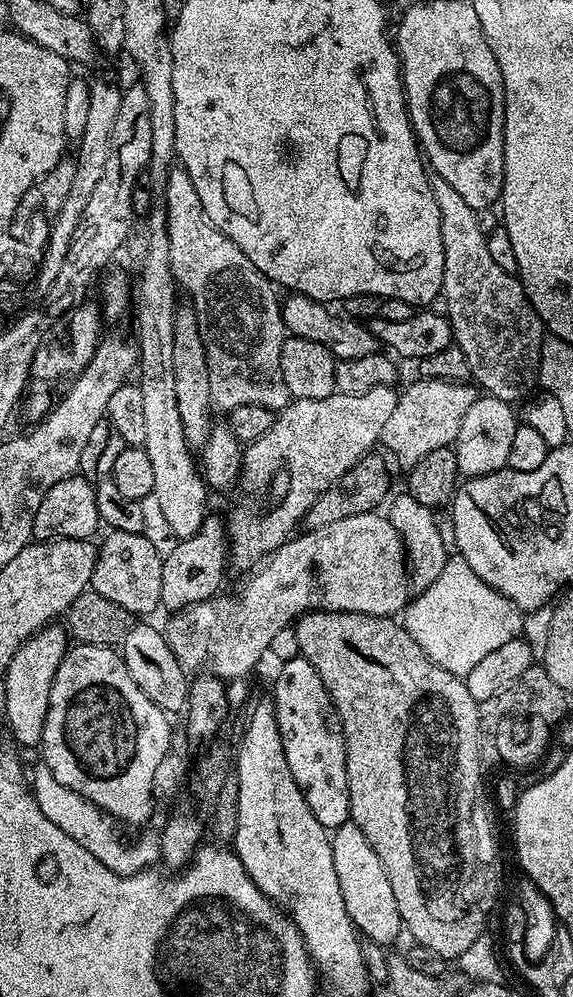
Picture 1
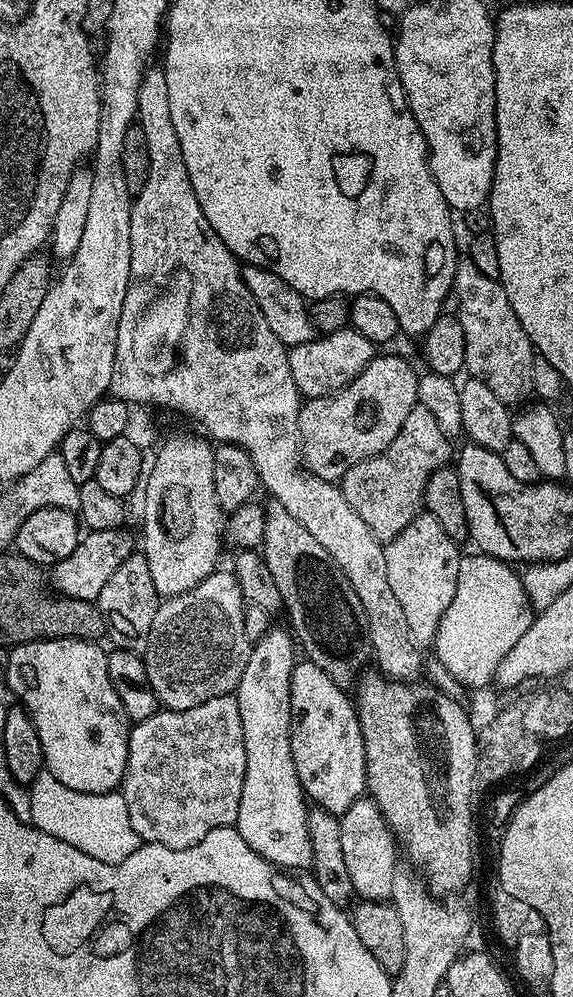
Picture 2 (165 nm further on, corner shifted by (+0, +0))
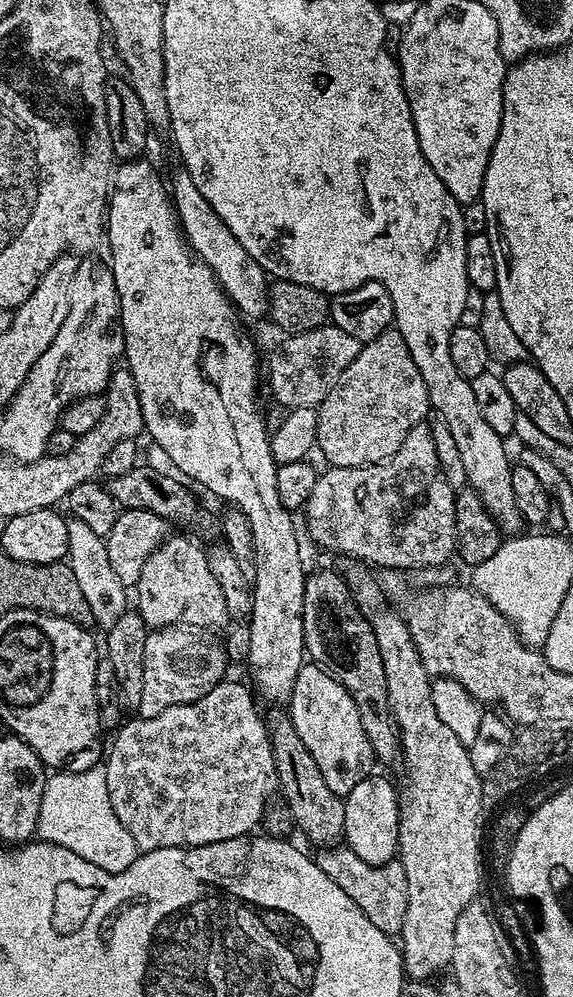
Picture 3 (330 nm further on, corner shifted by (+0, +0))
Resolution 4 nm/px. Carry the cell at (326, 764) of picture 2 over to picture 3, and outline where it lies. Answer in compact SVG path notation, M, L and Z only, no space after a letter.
M311 662L300 667L286 711L294 722L294 730L298 730L298 738L302 738L314 762L318 762L318 770L322 770L322 778L326 778L326 786L334 794L348 796L358 782L373 775L372 747L366 730L362 730L358 706L354 706L354 698L350 698L348 691L325 668Z

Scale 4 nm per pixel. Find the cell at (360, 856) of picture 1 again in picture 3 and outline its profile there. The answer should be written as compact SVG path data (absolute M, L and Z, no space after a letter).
M373 774L366 777L350 794L344 797L346 810L346 826L343 843L362 862L370 862L370 866L382 866L397 859L400 847L400 801L398 788L395 788L384 776Z

